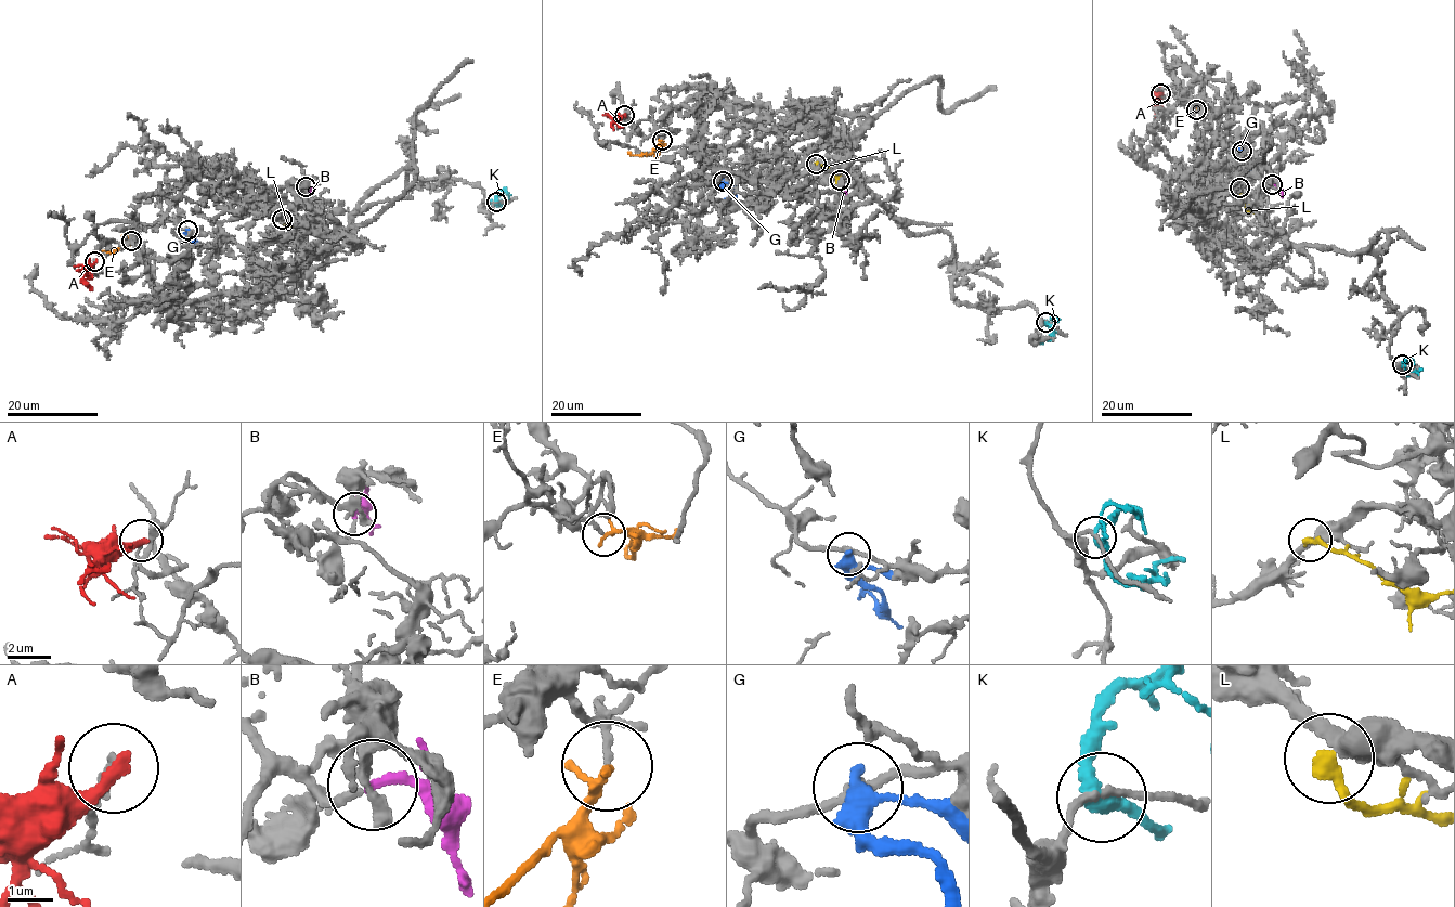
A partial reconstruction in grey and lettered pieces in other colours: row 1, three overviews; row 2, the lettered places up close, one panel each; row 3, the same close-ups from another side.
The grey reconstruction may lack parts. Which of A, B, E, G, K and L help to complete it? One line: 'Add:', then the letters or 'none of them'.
Add: B, E

